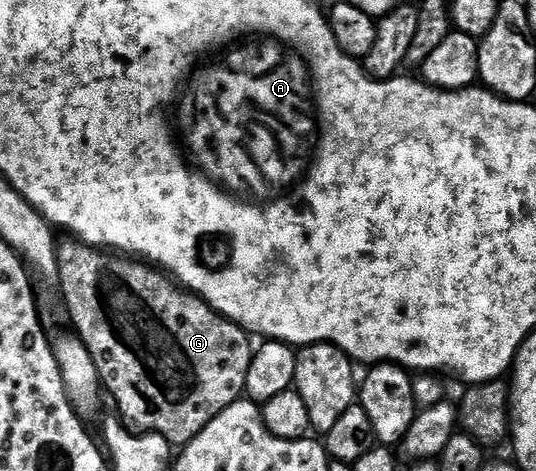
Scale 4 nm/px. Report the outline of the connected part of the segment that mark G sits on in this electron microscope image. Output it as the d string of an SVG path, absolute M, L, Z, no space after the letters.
M82 241L70 242L60 242L57 247L59 287L63 290L64 301L67 302L67 311L71 314L72 321L75 322L76 328L74 327L74 330L89 349L89 353L99 370L99 377L106 394L110 398L111 395L115 398L115 403L119 406L118 414L128 424L134 425L133 423L136 423L139 427L135 427L142 429L144 432L155 432L163 435L172 445L192 443L218 415L225 409L229 409L229 405L233 405L244 398L253 356L253 346L251 347L250 343L252 340L249 338L248 332L244 331L242 327L238 327L236 323L230 323L229 320L218 315L209 303L199 298L198 295L184 289L170 274L164 273L150 262L140 261L135 257L120 257L110 250L92 247Z

